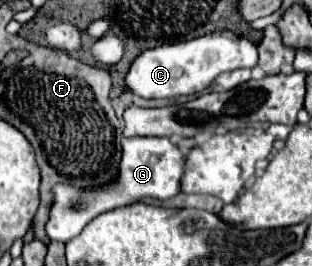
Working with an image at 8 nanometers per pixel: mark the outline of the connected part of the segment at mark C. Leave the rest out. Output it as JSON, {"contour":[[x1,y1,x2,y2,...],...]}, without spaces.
{"contour":[[214,31,190,41,160,45,142,51,132,61,124,77,124,83,130,93,144,99,192,95,204,91,220,73,240,67,256,67,256,63,258,63,258,45,254,41,240,37,232,31]]}

